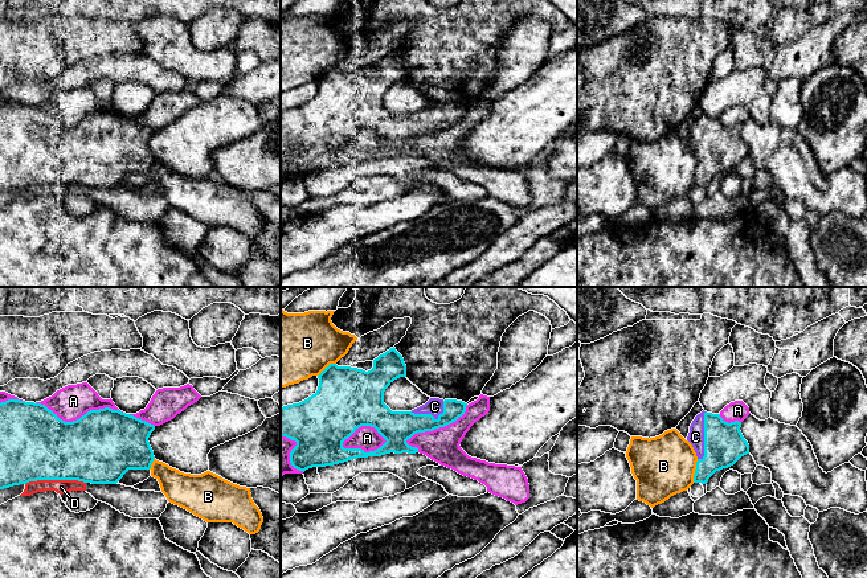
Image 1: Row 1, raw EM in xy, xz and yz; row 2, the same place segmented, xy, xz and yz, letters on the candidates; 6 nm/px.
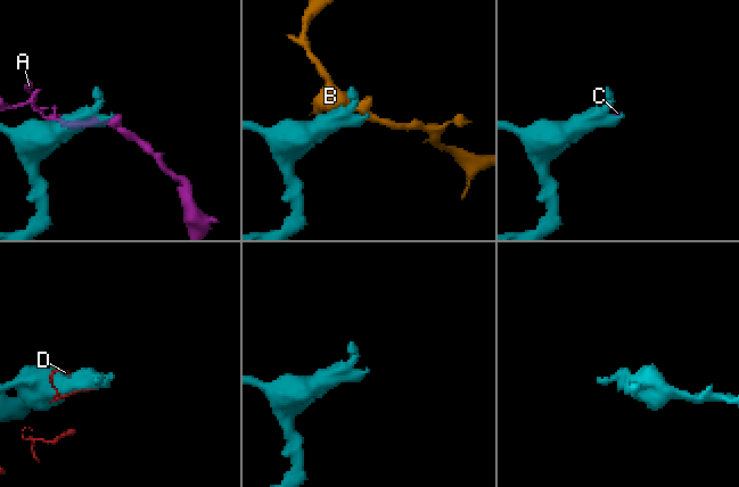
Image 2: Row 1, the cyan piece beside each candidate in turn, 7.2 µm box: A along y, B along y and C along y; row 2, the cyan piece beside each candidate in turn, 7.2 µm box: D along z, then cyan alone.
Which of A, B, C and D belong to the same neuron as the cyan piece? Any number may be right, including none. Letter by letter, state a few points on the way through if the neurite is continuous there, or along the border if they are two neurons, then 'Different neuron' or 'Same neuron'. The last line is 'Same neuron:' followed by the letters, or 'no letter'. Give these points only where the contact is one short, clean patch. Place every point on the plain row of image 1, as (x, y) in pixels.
A: Different neuron
B: Different neuron
C: Same neuron
D: Different neuron
Same neuron: C

